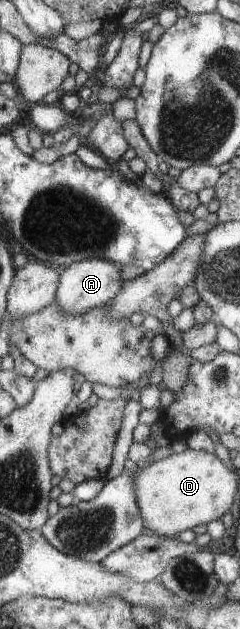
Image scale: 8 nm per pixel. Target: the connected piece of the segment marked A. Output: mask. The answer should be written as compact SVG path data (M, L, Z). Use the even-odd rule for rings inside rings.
M94 258L83 262L76 262L61 270L60 287L56 301L71 314L75 316L86 313L99 305L107 305L111 302L125 286L125 279L121 275L120 264L104 258Z

